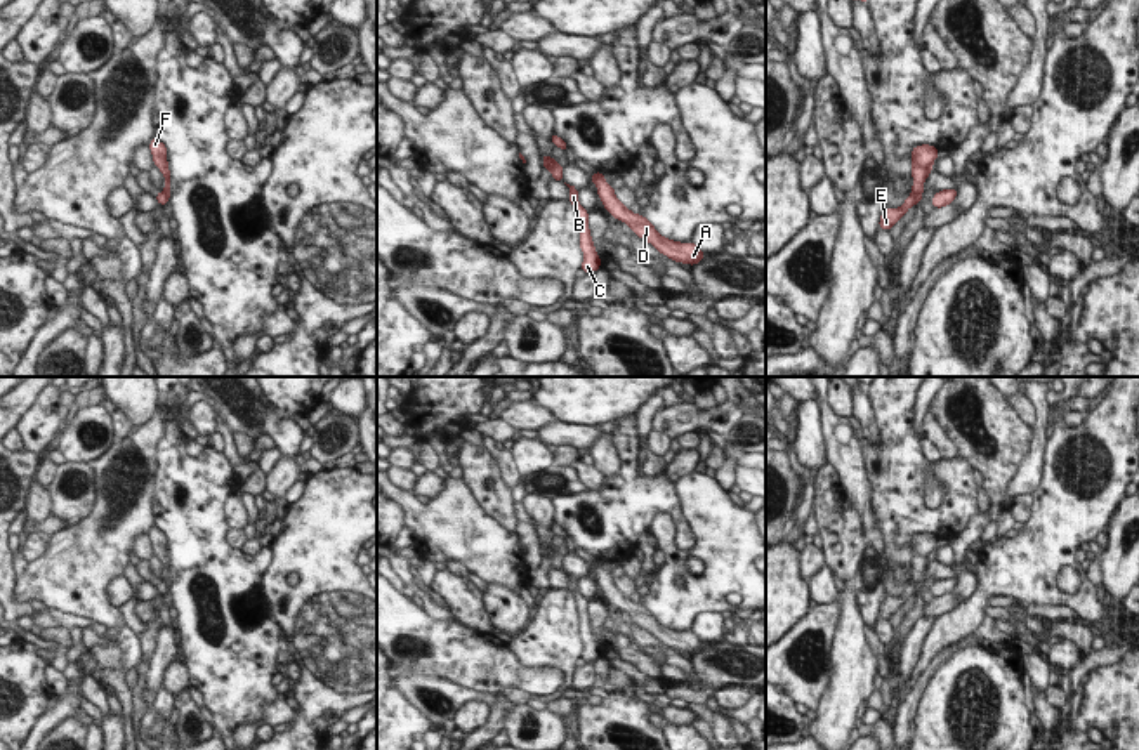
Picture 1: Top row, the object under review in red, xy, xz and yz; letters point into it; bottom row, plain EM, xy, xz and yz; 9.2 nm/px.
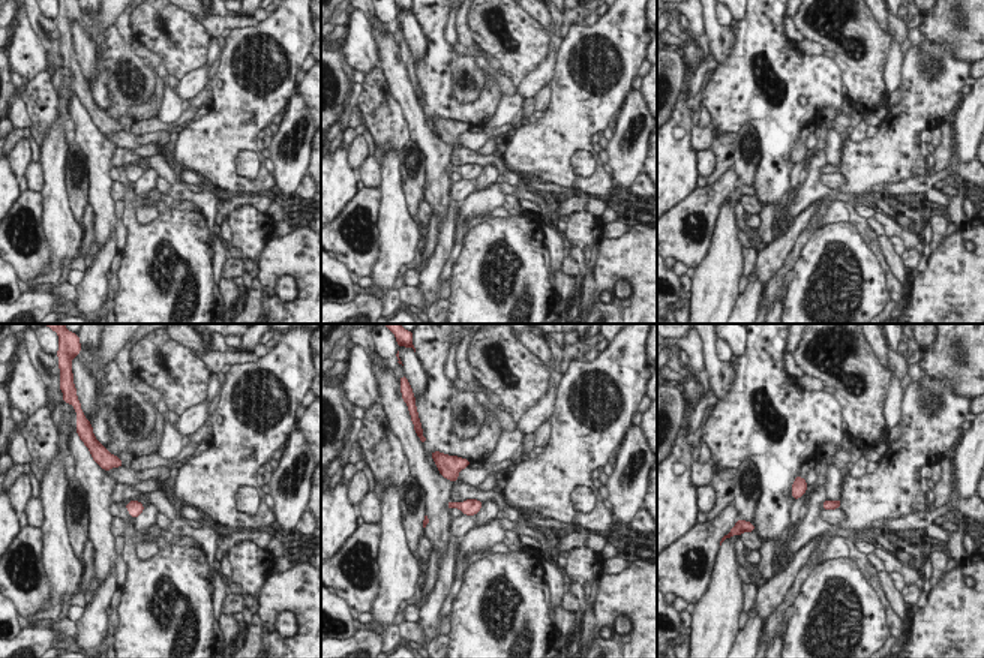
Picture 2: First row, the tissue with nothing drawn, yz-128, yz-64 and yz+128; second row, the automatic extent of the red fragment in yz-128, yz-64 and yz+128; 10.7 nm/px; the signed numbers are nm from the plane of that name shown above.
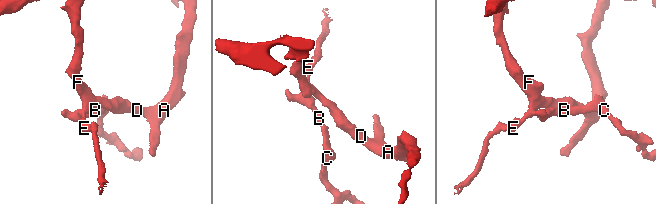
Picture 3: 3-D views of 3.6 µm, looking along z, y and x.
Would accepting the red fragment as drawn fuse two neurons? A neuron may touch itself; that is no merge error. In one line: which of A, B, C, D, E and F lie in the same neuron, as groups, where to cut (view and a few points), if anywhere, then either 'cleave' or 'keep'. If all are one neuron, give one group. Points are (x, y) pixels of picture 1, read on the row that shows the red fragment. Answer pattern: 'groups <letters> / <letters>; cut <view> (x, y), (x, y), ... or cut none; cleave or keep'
groups A D F / B C E; cut yz (912, 191), (921, 195); cleave

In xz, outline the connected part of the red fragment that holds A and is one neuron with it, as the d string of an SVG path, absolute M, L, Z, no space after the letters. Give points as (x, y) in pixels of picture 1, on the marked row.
M596 172L590 175L590 181L597 188L597 194L604 205L604 208L618 219L620 222L625 222L630 226L635 236L641 240L646 240L651 243L660 253L667 255L668 259L682 264L695 266L701 259L705 259L707 253L703 253L698 245L693 241L689 243L681 243L668 240L662 236L656 227L644 217L634 214L630 208L627 208L616 196L615 196L615 188L608 184L608 181L602 177L602 172Z

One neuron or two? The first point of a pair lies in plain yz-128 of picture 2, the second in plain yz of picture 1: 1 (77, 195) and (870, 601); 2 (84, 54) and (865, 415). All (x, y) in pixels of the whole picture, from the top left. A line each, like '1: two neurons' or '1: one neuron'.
1: one neuron
2: one neuron

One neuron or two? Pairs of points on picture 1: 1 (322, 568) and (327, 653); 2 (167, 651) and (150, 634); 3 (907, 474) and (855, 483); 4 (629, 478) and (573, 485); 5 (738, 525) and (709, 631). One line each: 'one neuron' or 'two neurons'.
1: one neuron
2: two neurons
3: two neurons
4: two neurons
5: two neurons

